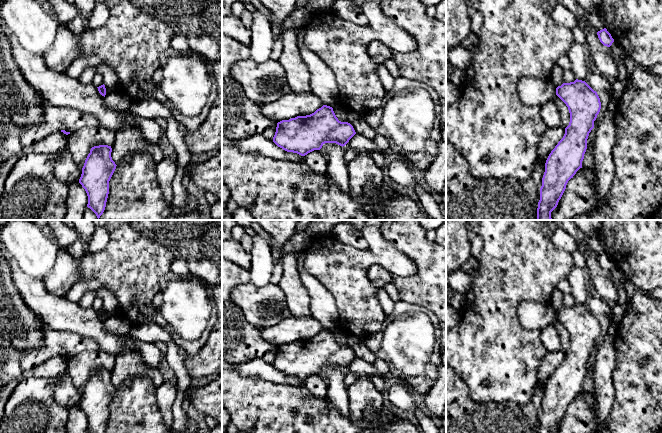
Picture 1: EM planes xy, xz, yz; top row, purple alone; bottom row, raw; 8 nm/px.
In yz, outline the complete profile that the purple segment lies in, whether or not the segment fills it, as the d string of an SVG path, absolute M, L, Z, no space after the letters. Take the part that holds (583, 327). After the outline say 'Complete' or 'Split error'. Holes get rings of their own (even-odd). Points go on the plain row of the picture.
M585 305L563 307L556 312L556 319L566 328L570 337L569 349L563 362L549 378L545 387L545 396L540 412L540 424L537 433L555 433L561 423L568 405L582 392L582 385L587 373L589 357L594 352L594 345L601 333L600 322Z. Complete

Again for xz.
M323 329L314 337L277 347L273 366L287 376L305 380L325 367L345 370L356 358L348 346L341 346L333 332Z. Complete

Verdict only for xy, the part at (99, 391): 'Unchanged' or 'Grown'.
Unchanged

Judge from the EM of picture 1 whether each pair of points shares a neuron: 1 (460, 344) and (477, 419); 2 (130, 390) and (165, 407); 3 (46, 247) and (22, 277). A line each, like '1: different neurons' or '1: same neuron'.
1: different neurons
2: different neurons
3: different neurons

